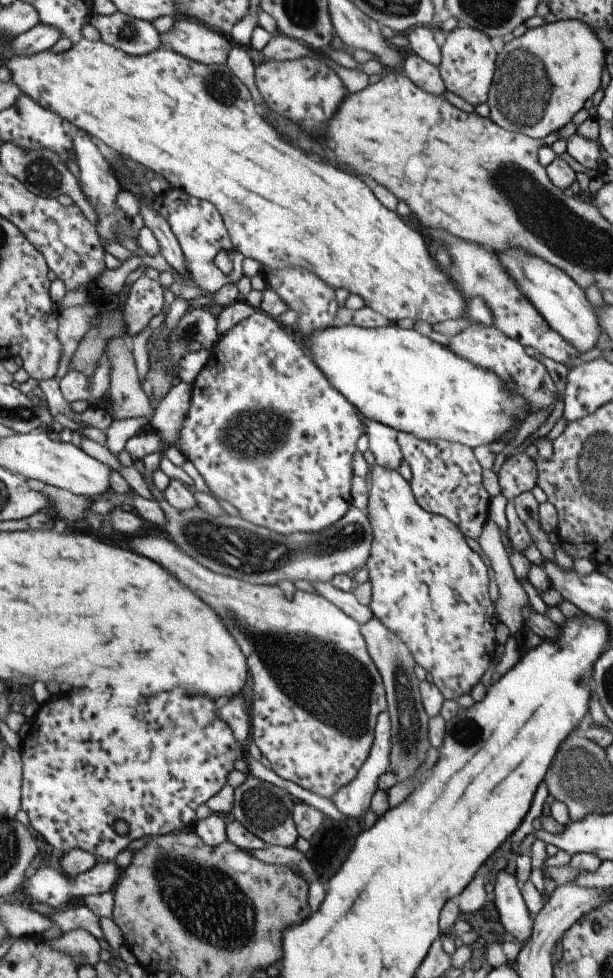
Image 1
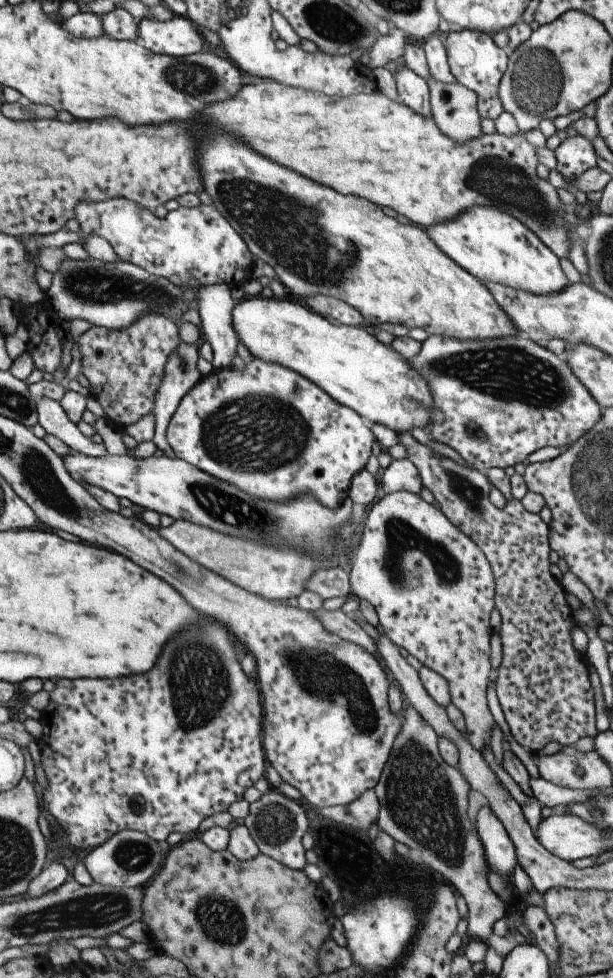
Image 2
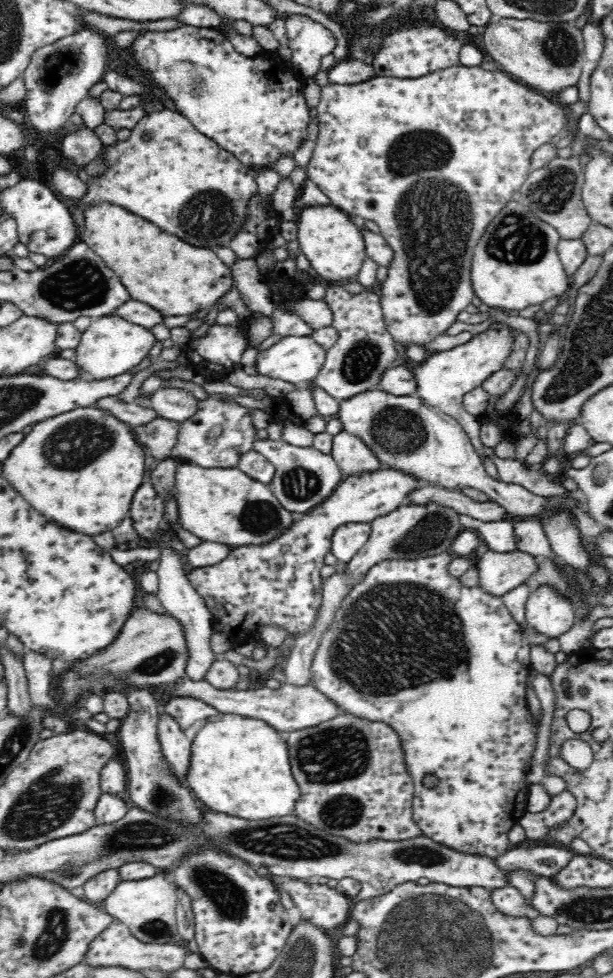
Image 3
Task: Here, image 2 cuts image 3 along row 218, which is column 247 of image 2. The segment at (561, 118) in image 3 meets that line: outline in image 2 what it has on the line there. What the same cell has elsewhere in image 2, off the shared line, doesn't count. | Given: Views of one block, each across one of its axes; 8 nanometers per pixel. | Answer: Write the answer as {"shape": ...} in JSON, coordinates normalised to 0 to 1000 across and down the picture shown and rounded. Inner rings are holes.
{"shape":[[[409,365],[409,370],[401,372],[398,378],[380,377],[378,374],[364,375],[352,379],[346,378],[338,385],[326,387],[299,404],[271,436],[271,451],[277,460],[290,469],[299,469],[352,490],[378,495],[392,502],[403,503],[405,506],[409,505],[411,508],[444,512],[467,512],[475,508],[486,508],[491,504],[504,504],[515,509],[515,512],[522,513],[522,516],[532,517],[532,520],[545,520],[566,507],[574,487],[594,480],[595,472],[599,472],[599,468],[605,464],[605,454],[608,454],[610,446],[602,434],[577,419],[546,411],[514,392],[494,387],[494,383],[471,378],[468,375],[437,371],[436,369],[429,370],[421,366]]]}

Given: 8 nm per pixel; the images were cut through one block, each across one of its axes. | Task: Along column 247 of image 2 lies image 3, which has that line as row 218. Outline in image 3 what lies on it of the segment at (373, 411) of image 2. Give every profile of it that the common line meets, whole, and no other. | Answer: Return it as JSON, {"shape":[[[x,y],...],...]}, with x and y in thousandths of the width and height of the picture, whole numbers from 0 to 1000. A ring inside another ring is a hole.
{"shape":[[[542,208],[502,210],[485,215],[485,240],[489,254],[512,276],[542,289],[582,282],[597,266],[594,238],[571,224],[571,220]]]}

